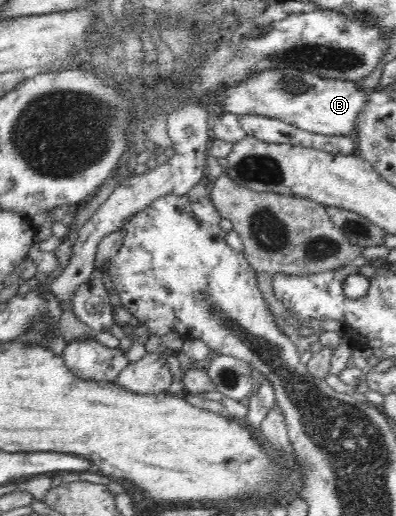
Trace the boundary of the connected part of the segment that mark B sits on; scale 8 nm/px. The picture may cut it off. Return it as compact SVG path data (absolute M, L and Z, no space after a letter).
M271 68L253 72L247 80L235 84L227 91L223 111L237 116L255 114L275 118L315 134L354 135L358 117L369 104L372 91L363 91L357 82L345 79L323 78L312 72L291 68Z

